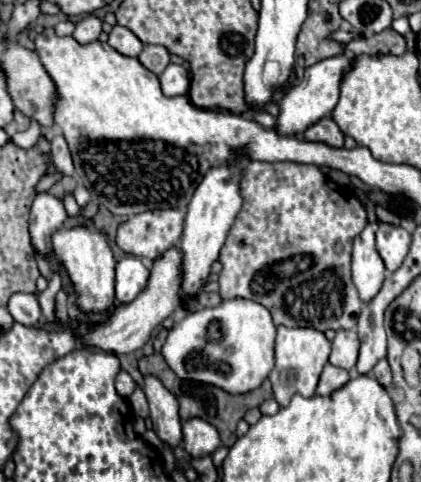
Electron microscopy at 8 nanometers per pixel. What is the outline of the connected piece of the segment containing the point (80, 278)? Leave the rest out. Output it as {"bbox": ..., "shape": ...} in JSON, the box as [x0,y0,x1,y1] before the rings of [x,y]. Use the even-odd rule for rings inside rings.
{"bbox":[52,228,116,312],"shape":[[[90,228],[60,230],[52,236],[54,254],[64,264],[74,290],[78,294],[78,306],[82,312],[108,312],[114,304],[114,266],[116,260],[108,246],[108,238],[102,232],[92,232]]]}

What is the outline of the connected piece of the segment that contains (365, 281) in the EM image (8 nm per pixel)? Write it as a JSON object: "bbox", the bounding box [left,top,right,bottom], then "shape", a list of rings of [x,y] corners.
{"bbox":[352,222,384,300],"shape":[[[368,222],[366,228],[354,238],[352,252],[352,278],[360,292],[362,300],[370,300],[382,288],[384,282],[384,262],[376,250],[374,234],[378,230],[378,222]]]}

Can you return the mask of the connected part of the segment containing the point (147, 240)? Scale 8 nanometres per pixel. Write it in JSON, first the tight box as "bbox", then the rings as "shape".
{"bbox":[116,208,184,260],"shape":[[[178,208],[142,212],[118,228],[116,244],[128,254],[154,260],[178,244],[182,226],[184,214]]]}

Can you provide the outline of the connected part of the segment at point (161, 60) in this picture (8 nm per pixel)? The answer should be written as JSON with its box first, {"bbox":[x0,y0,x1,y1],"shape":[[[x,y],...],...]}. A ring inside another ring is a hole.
{"bbox":[138,44,170,74],"shape":[[[146,44],[142,54],[138,56],[138,60],[142,62],[144,68],[148,68],[154,74],[162,74],[164,68],[170,64],[170,54],[164,46],[160,44]]]}

